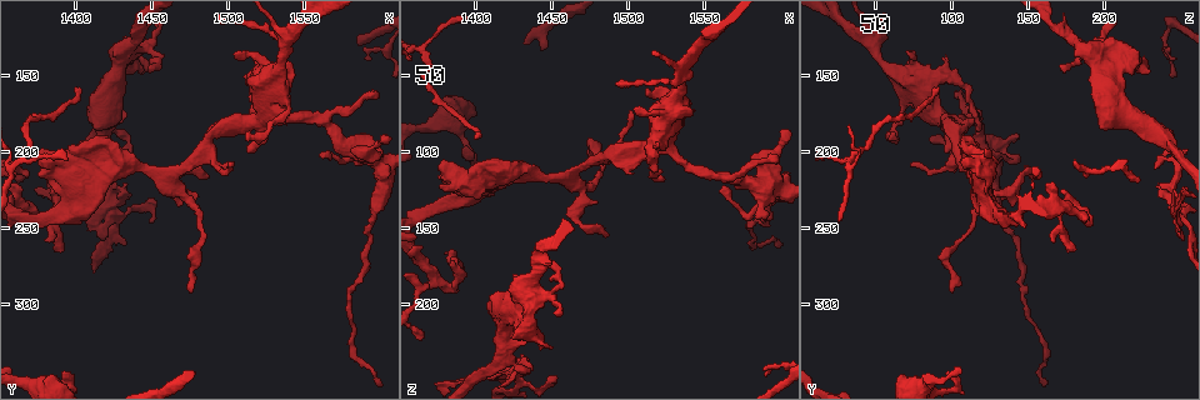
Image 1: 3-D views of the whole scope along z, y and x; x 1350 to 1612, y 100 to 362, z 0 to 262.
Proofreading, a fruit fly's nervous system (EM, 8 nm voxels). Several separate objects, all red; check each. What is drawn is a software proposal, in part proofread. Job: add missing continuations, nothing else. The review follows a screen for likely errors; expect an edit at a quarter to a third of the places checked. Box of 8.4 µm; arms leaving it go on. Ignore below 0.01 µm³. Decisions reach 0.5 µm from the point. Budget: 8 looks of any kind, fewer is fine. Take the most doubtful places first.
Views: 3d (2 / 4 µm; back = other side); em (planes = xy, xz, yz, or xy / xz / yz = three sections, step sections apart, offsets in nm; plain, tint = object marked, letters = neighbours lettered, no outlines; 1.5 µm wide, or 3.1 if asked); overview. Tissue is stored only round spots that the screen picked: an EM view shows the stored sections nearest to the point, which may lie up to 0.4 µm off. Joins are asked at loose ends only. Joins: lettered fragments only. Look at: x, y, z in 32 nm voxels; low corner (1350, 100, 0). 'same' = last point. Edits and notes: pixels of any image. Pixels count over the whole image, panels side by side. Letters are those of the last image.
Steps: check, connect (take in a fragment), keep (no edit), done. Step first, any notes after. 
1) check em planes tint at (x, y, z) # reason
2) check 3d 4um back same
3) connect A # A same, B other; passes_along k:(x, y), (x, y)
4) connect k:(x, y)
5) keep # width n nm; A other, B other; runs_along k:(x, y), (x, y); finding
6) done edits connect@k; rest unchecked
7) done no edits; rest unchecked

check em planes tint at (1432, 124, 206) # an open end

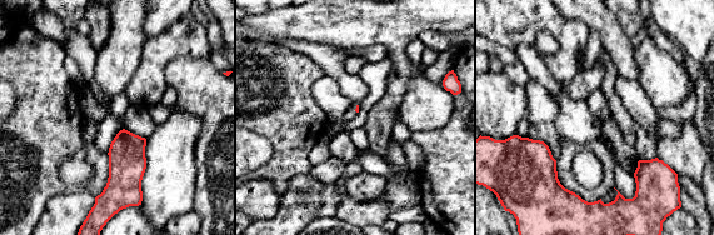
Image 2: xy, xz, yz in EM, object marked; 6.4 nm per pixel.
check em planes letters same

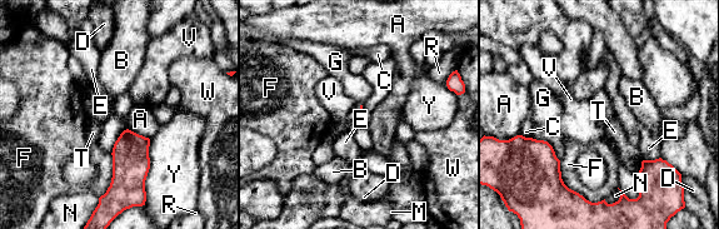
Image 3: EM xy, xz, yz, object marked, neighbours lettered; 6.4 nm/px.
keep # A other, B other, C other, D other, E other, F other, G other, M other, N other, R other, T other, V other, W other, Y other; border 3:(128, 128), (149, 139); no lettered fragment goes on from it

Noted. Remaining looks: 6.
check 3d 4um at (1400, 158, 90) # thin end

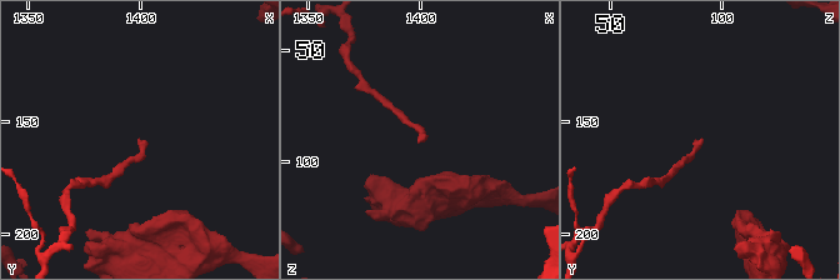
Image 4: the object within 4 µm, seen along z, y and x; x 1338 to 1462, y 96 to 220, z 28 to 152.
check em yz step 8 tint at (1398, 158, 91)

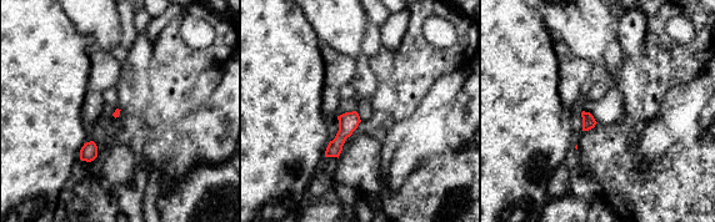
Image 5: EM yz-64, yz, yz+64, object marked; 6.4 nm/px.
check em planes letters same # cut it another way

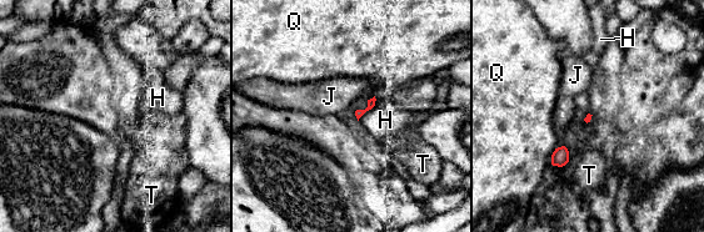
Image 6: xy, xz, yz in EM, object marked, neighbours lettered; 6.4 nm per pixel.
keep # H other, J other, Q other, T other; border 6:(377, 99), (375, 104), (358, 120); no lettered fragment goes on from it

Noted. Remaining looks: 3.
check 3d 2um at (1522, 186, 116)

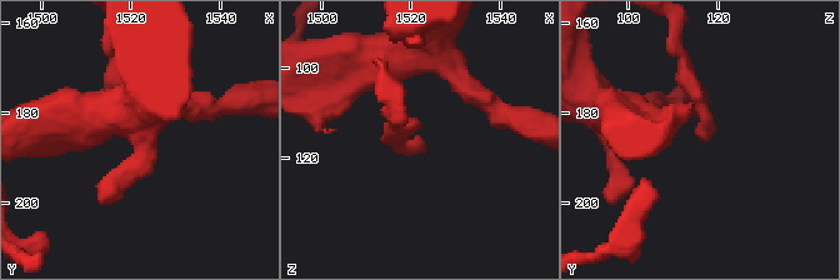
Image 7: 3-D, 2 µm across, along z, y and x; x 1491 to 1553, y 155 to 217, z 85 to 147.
check em planes plain at (1522, 185, 115)

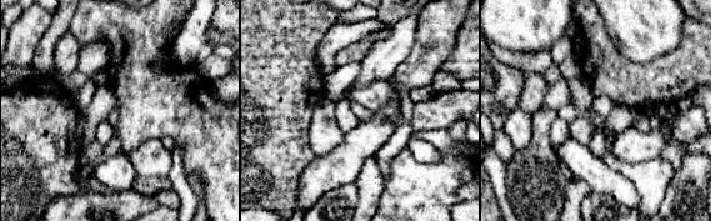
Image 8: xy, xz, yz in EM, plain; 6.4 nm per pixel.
check em planes letters same

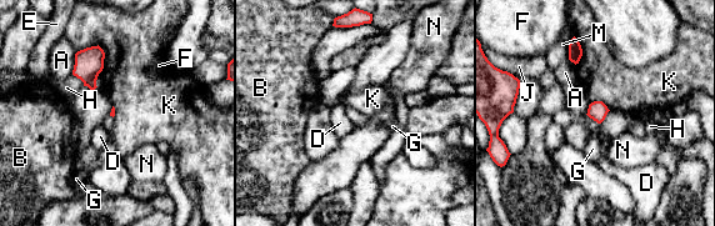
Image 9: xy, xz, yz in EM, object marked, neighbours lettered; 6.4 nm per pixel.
keep # longest_contact K 220 nm; A other, B other, D other, E other, F other, G other, H other, J other, K other, M other, N other; no lettered fragment goes on from it

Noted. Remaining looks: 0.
done no edits; rest unchecked

